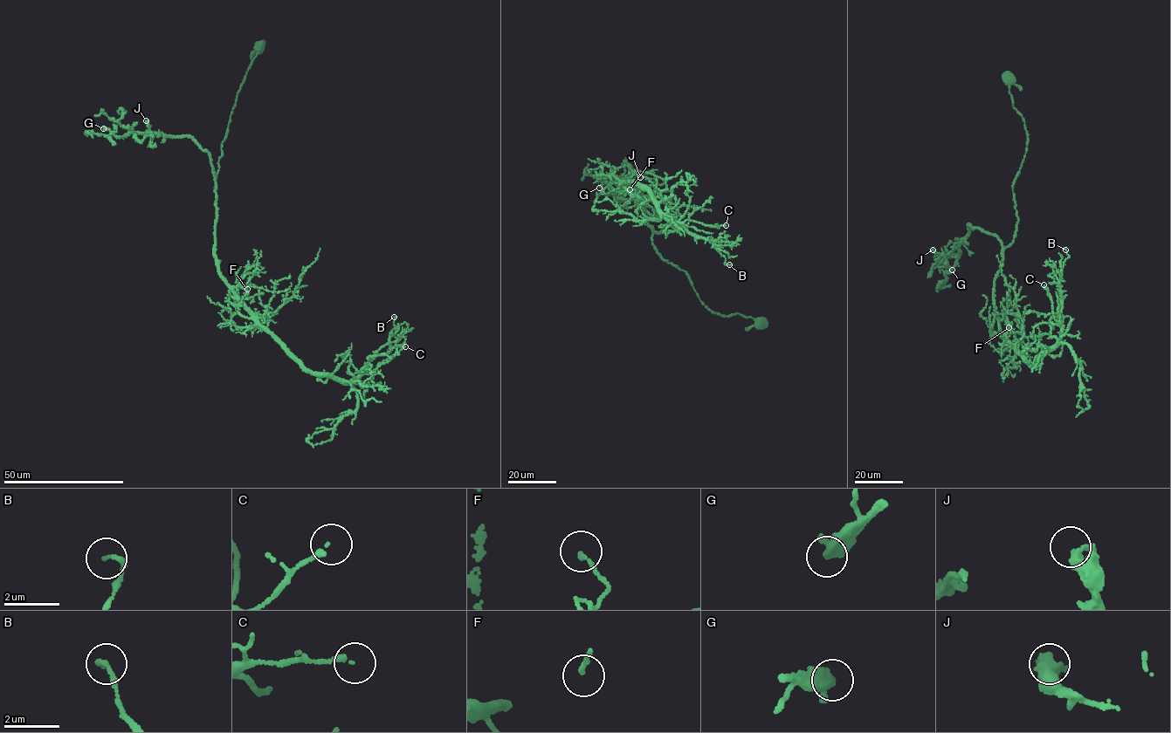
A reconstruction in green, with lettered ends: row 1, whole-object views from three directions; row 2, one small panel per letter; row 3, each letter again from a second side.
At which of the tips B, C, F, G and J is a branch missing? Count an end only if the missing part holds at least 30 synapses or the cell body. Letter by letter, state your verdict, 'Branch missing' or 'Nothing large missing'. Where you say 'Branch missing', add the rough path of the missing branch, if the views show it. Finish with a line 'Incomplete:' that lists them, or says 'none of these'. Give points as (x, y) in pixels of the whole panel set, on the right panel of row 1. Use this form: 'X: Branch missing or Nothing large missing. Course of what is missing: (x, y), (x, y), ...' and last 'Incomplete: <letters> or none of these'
B: Nothing large missing
C: Nothing large missing
F: Nothing large missing
G: Branch missing. Course of what is missing: (952, 270), (957, 272), (946, 271)
J: Nothing large missing
Incomplete: G

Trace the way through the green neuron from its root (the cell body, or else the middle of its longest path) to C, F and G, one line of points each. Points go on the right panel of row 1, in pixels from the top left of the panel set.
C: (1009, 78), (1027, 141), (994, 309), (1002, 339), (1032, 364), (1061, 328), (1043, 284)
F: (1009, 78), (1028, 137), (1012, 188), (1016, 229), (1002, 251), (994, 287), (998, 330), (1008, 340), (1009, 327)
G: (1009, 78), (1028, 135), (1012, 188), (1014, 240), (1002, 249), (998, 237), (968, 225), (945, 272), (952, 270)

